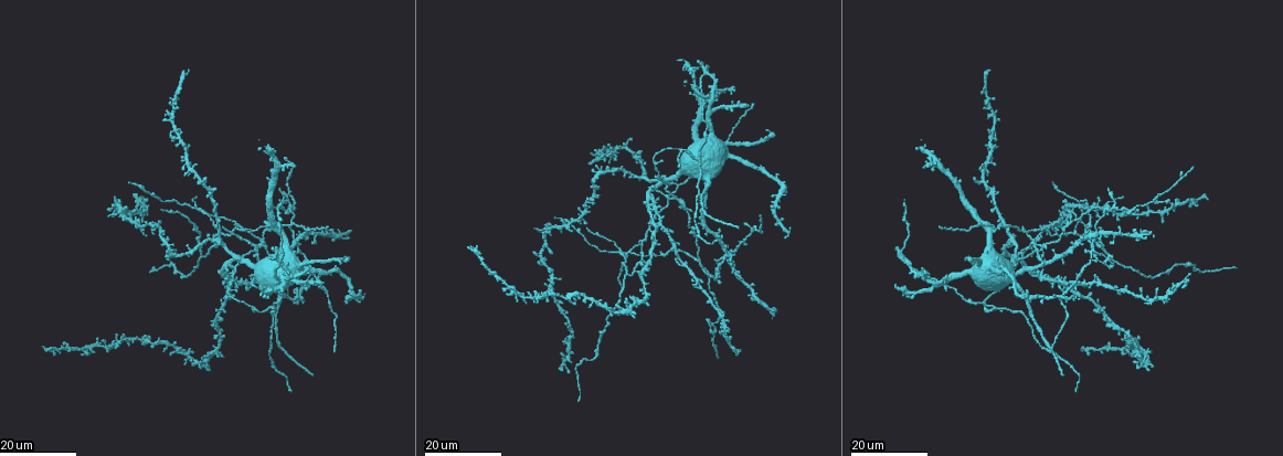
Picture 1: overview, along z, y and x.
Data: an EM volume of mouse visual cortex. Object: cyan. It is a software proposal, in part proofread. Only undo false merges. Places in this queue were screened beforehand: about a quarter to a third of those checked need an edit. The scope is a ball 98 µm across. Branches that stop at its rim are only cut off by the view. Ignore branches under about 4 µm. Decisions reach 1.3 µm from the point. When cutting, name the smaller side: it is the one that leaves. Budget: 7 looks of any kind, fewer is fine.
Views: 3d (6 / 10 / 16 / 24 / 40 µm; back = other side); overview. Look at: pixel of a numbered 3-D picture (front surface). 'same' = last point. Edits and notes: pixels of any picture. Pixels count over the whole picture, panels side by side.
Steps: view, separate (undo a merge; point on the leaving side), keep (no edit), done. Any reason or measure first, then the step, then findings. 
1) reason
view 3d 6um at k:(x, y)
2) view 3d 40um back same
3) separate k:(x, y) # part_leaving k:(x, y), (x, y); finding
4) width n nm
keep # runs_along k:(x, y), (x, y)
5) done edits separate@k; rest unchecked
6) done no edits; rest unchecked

two arms in line, one across
view 3d 24um at 1:(253, 243)

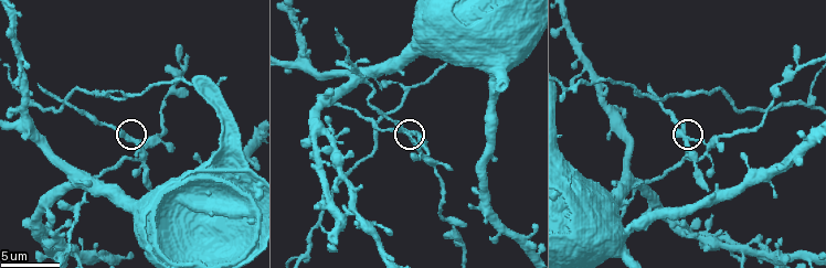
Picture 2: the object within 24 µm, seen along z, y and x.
view 3d 6um at 2:(687, 138)

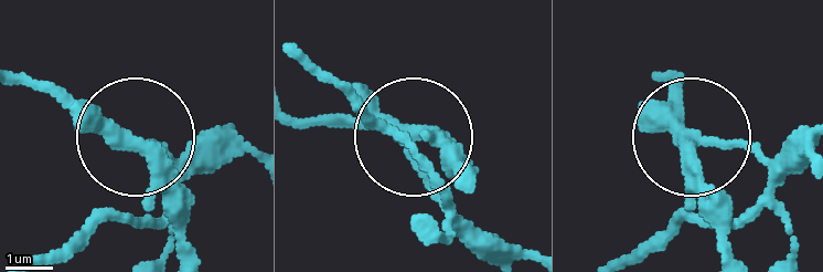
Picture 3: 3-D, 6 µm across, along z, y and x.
side_arm 11 um
separate 3:(159, 178) # part_leaving 3:(105, 128), (25, 84); a second neuron is stuck on

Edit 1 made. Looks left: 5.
arms part here
view 3d 24um at 1:(1160, 194)

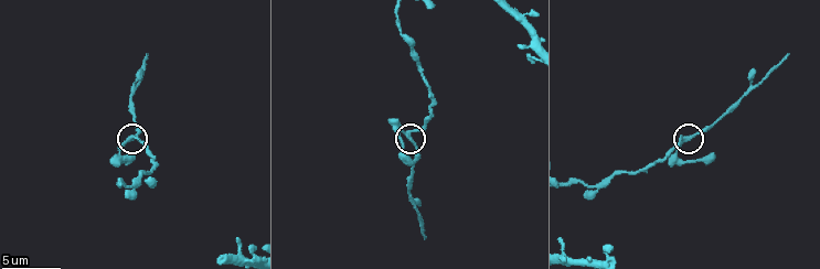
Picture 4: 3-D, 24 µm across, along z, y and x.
view 3d 10um at 4:(129, 138)

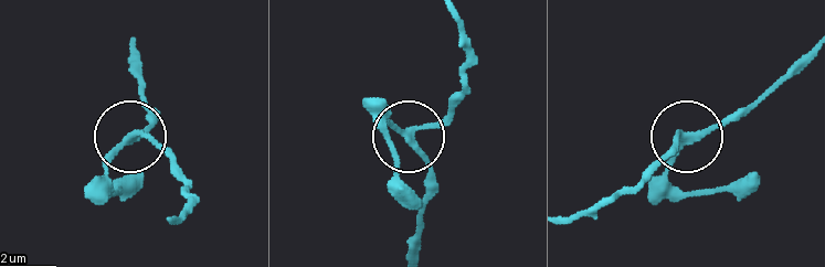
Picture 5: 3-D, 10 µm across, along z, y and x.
side_arm 6 um
keep # runs_along 5:(169, 217), (190, 189), (147, 141), (130, 141), (85, 187); all the same neuron

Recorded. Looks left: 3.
a fork
view 3d 16um at 1:(203, 211)

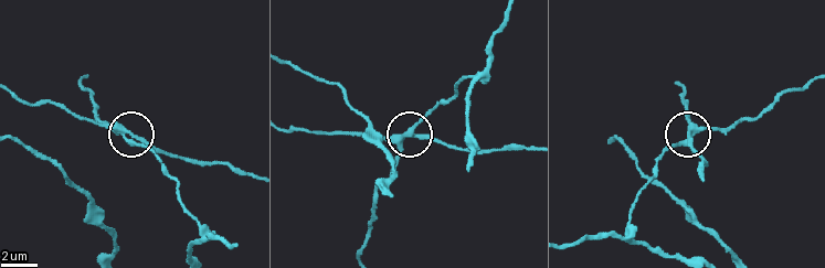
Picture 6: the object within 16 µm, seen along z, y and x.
view 3d 10um at 6:(688, 138)

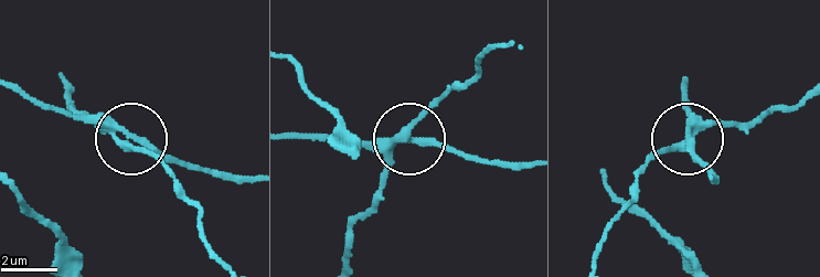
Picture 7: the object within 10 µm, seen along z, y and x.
side_arm 27 um; arms 3
separate 7:(141, 151) # a second neuron is stuck on

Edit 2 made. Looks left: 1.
done edits separate@3, separate@7; rest unchecked

